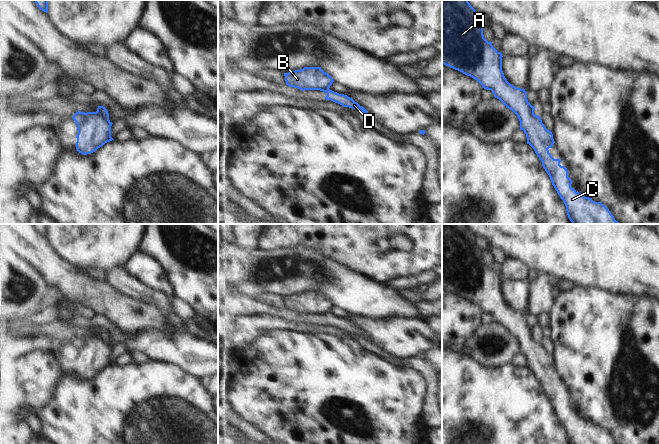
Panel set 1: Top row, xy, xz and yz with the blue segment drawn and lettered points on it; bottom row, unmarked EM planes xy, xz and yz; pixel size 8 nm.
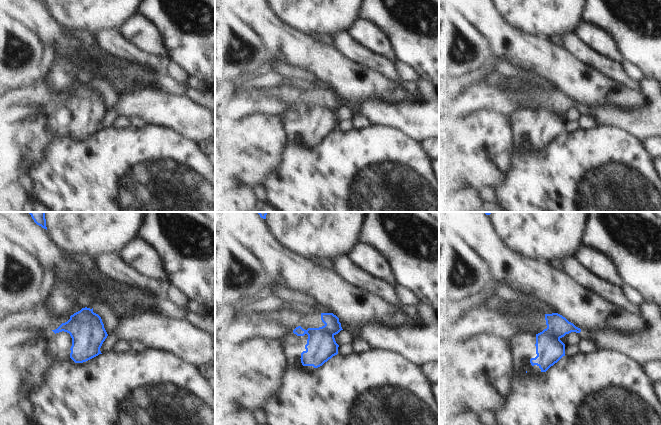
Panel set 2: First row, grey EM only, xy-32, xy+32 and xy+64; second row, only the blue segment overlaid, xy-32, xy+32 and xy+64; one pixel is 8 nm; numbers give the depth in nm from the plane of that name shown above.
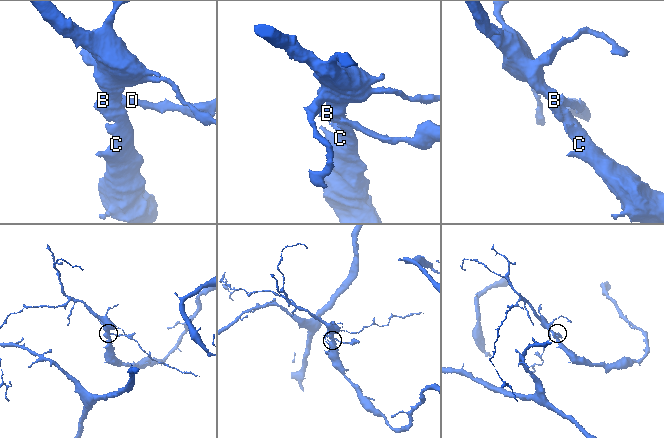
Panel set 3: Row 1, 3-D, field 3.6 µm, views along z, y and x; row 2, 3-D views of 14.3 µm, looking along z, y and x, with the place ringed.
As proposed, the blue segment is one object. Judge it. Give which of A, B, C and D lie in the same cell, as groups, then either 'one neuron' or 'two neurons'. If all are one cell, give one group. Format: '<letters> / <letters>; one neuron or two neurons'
A B C / D; two neurons

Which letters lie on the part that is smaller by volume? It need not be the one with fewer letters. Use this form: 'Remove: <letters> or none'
Remove: D

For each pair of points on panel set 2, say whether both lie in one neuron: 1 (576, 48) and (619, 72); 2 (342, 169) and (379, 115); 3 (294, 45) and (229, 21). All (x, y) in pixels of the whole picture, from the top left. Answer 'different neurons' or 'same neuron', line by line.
1: same neuron
2: different neurons
3: different neurons

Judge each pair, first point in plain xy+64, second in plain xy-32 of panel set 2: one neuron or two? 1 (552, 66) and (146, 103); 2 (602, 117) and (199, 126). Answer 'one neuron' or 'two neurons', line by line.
1: two neurons
2: one neuron

